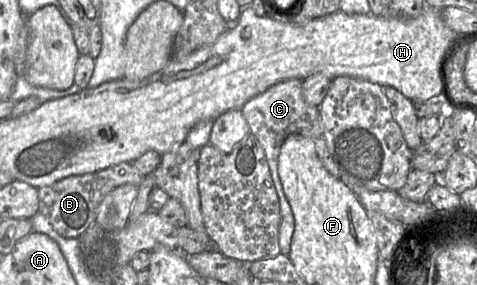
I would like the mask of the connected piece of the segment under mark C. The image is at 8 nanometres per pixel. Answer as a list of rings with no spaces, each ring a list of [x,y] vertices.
[[[297,78],[279,82],[263,93],[248,100],[241,108],[249,125],[250,132],[258,139],[269,164],[272,180],[279,198],[281,223],[279,228],[280,253],[289,256],[292,236],[295,230],[294,215],[288,202],[278,172],[278,160],[284,140],[291,134],[300,134],[311,139],[315,145],[318,157],[326,170],[340,179],[340,171],[334,162],[324,136],[319,107],[307,104],[302,95],[302,80]]]

